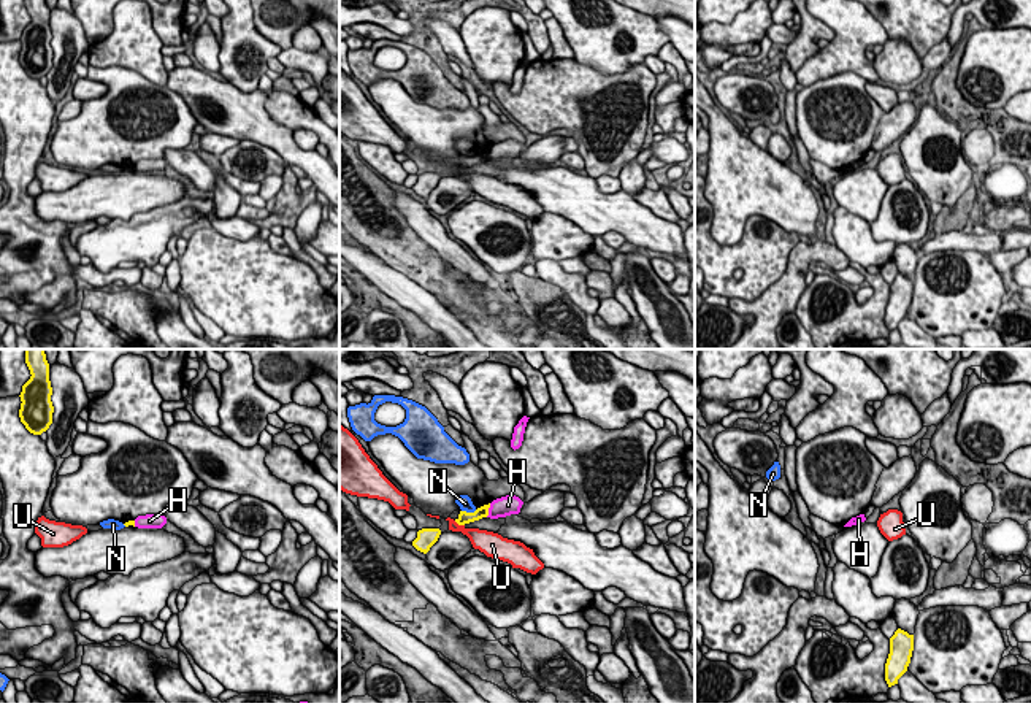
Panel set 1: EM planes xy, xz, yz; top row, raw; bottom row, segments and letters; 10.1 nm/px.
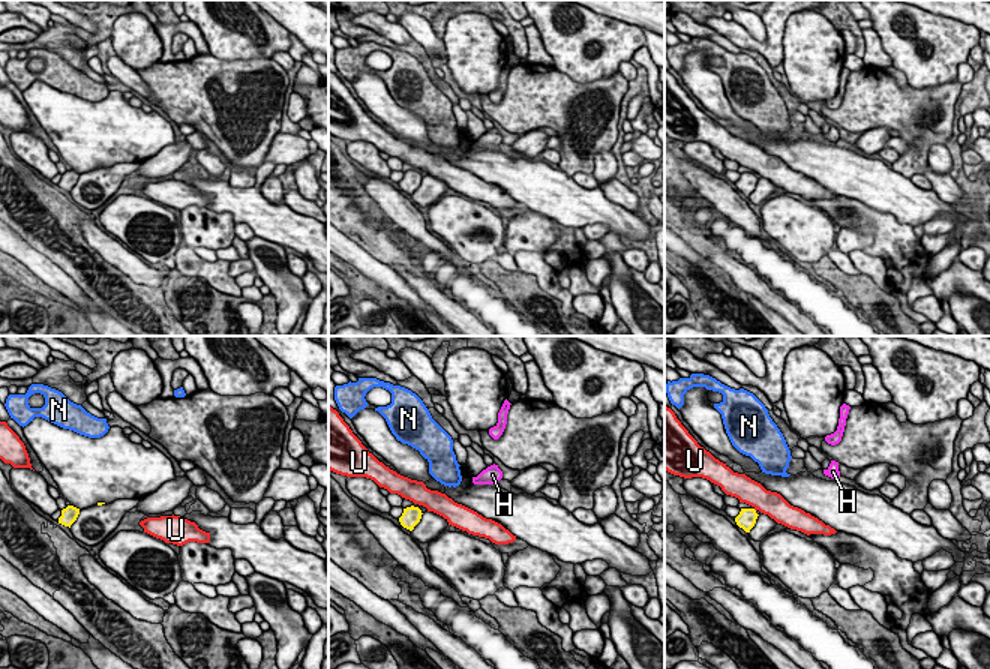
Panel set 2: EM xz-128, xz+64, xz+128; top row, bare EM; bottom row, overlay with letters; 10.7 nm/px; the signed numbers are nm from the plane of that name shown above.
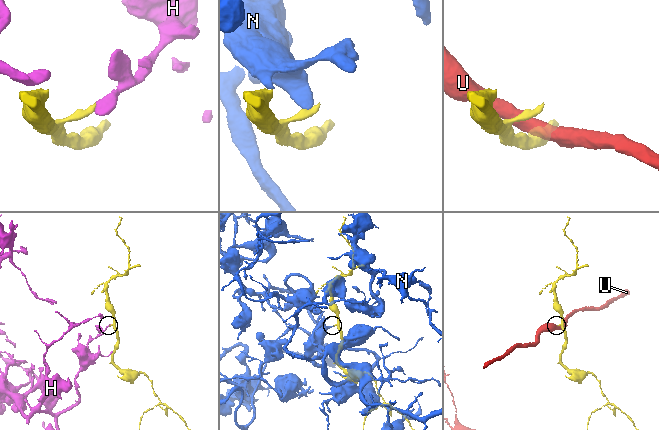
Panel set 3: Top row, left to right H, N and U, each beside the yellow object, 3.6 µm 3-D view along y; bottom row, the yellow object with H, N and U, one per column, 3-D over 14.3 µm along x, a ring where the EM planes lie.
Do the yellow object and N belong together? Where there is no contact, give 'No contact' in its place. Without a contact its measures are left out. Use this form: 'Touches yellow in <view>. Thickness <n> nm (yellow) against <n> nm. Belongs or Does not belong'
Touches yellow in xz. Thickness 130 nm (yellow) against 140 nm. Does not belong

